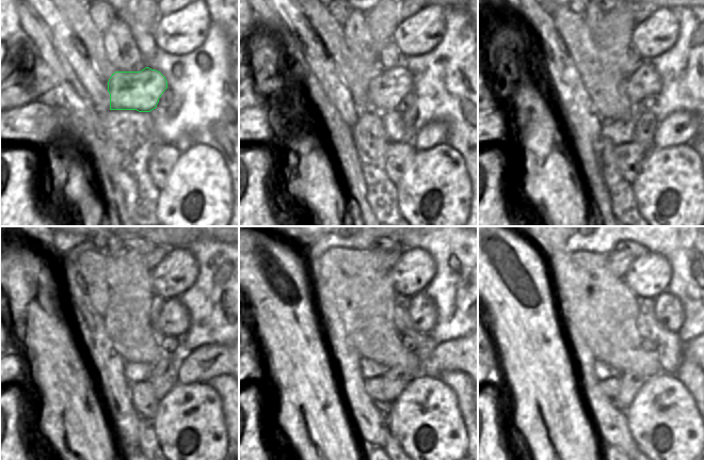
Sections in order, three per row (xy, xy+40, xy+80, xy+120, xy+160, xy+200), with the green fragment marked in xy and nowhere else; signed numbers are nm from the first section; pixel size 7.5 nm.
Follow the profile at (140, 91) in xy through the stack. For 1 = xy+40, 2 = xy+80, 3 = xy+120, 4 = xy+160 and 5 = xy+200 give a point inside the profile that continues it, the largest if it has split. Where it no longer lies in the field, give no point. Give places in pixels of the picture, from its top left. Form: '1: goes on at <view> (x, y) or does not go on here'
1: goes on at xy+40 (385, 91)
2: goes on at xy+80 (645, 81)
3: goes on at xy+120 (173, 320)
4: goes on at xy+160 (421, 310)
5: goes on at xy+200 (668, 310)

